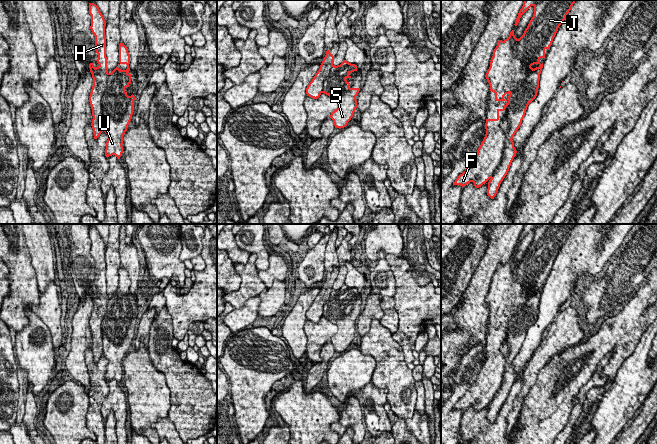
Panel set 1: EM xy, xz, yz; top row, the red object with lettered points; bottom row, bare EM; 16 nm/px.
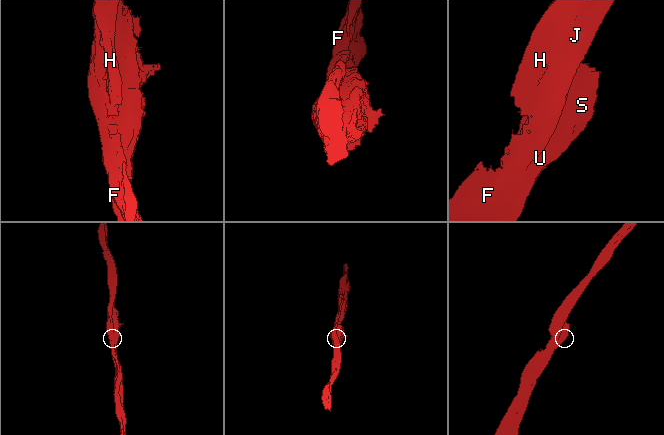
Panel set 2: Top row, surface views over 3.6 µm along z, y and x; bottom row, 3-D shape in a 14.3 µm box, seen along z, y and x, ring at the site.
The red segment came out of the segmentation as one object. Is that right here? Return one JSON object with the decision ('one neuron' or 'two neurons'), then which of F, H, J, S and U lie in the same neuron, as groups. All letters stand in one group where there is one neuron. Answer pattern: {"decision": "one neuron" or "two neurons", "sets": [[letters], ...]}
{"decision": "two neurons", "sets": [["F", "H", "J"], ["S", "U"]]}

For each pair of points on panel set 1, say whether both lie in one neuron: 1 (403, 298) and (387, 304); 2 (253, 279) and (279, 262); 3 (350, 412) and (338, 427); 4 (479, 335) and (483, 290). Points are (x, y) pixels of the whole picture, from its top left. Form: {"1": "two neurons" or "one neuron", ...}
{"1": "two neurons", "2": "two neurons", "3": "one neuron", "4": "one neuron"}

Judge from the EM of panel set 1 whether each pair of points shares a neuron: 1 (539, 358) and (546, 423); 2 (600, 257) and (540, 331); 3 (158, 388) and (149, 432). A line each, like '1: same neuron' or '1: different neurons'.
1: different neurons
2: same neuron
3: same neuron

